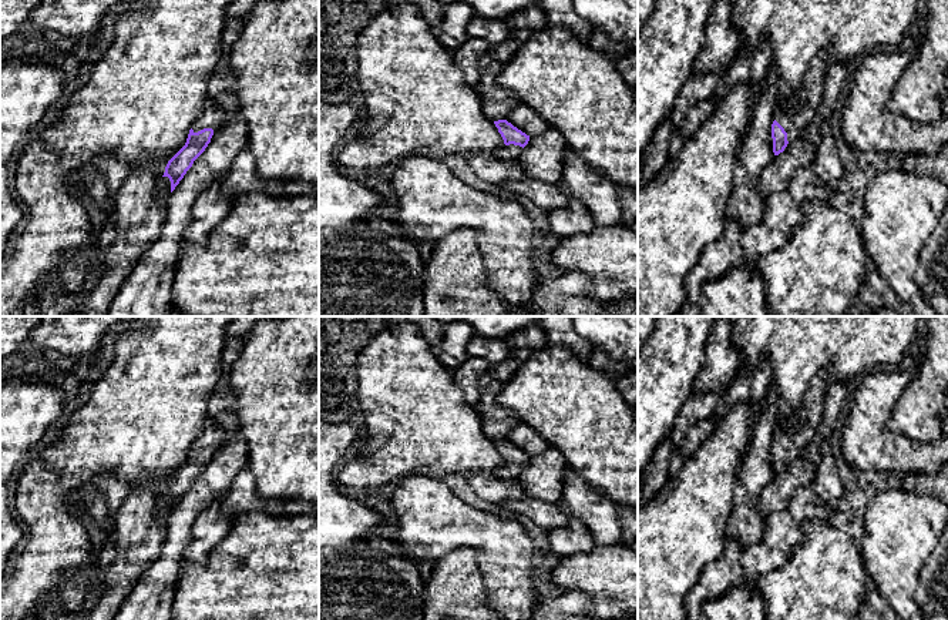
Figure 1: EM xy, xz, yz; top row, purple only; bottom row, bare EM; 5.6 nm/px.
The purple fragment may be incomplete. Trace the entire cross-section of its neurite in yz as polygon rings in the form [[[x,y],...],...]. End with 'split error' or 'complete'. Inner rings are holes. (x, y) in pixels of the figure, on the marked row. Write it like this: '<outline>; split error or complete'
[[[823,56],[813,58],[801,86],[797,88],[794,95],[797,110],[776,111],[771,124],[774,155],[783,153],[789,143],[799,138],[811,121],[814,111],[821,103],[826,70],[827,64]]]; split error

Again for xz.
[[[507,120],[494,121],[498,133],[504,140],[504,147],[494,154],[501,160],[517,160],[522,148],[528,144],[530,135],[514,127]]]; split error

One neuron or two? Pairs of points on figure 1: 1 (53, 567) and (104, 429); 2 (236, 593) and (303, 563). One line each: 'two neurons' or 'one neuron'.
1: one neuron
2: one neuron

